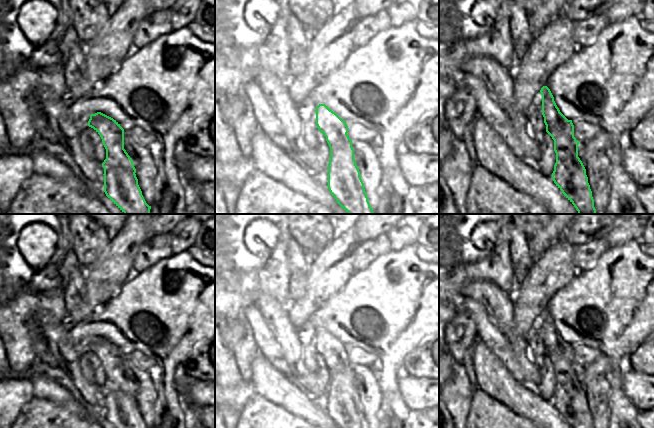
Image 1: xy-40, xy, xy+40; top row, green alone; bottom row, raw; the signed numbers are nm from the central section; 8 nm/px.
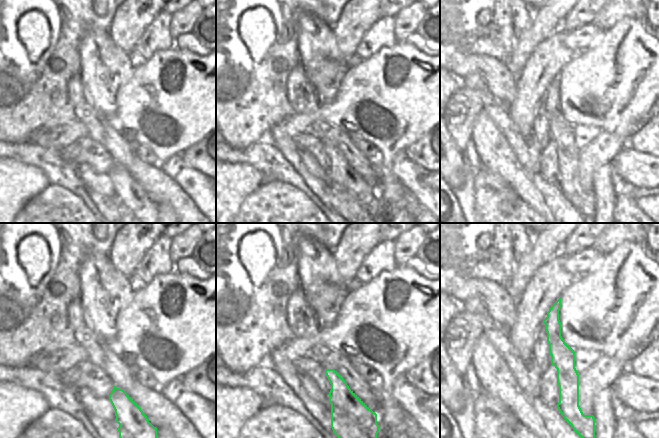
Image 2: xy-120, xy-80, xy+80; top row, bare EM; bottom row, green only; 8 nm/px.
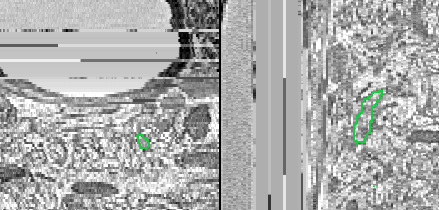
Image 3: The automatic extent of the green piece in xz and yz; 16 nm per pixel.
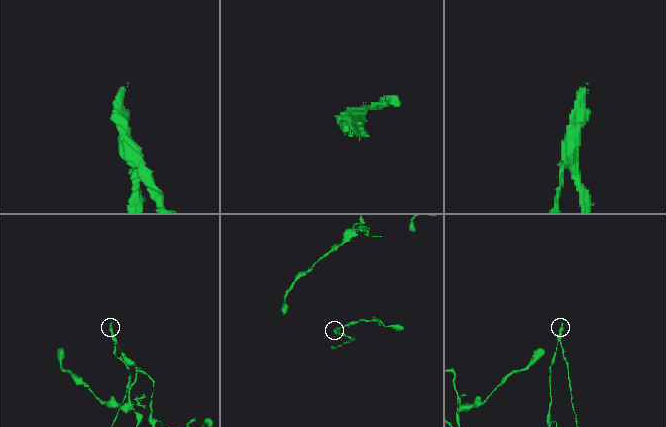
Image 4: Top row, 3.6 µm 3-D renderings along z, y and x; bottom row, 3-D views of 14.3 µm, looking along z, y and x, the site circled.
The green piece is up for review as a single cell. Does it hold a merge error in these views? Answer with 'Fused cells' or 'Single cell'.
Fused cells.

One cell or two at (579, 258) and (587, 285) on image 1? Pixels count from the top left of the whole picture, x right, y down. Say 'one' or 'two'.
two

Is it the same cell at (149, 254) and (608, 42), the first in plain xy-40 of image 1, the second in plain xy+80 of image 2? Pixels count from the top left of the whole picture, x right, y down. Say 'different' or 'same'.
different

